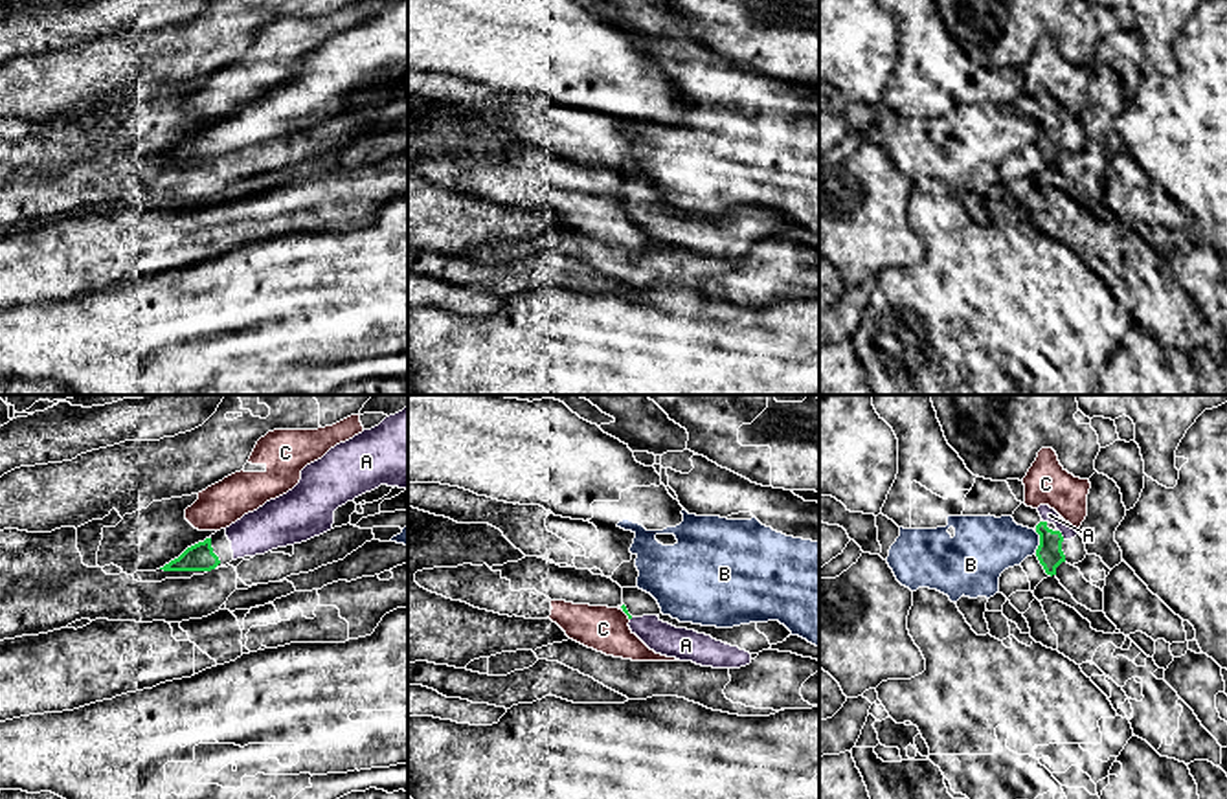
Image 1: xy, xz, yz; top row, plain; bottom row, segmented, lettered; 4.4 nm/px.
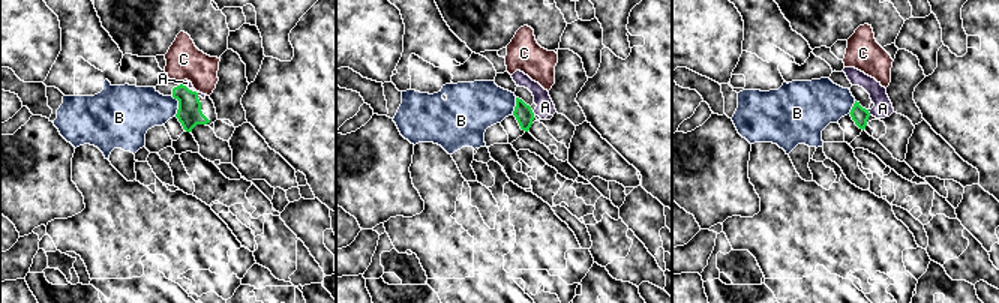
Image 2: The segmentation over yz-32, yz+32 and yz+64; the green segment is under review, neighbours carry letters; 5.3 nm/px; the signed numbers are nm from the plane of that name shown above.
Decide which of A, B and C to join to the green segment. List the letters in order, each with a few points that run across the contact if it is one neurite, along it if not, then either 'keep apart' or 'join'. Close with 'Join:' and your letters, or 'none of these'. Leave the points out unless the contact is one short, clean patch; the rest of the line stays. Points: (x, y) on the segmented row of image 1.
A: yz (1049, 553), (1049, 546), (1060, 535), (1060, 526), (1049, 515) | join
B: keep apart
C: xz (621, 610), (629, 619) | keep apart
Join: A

